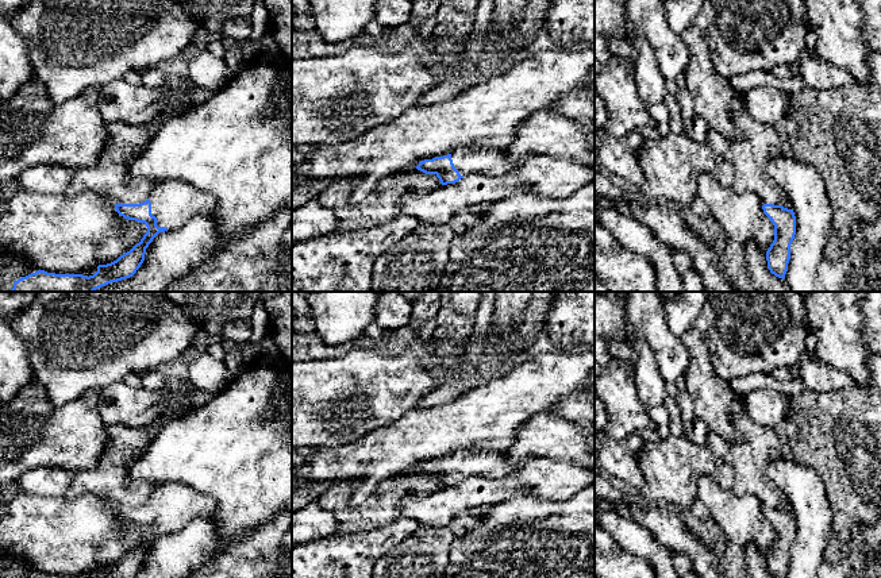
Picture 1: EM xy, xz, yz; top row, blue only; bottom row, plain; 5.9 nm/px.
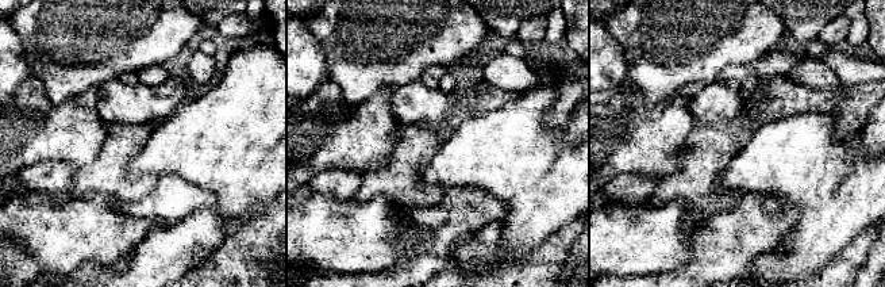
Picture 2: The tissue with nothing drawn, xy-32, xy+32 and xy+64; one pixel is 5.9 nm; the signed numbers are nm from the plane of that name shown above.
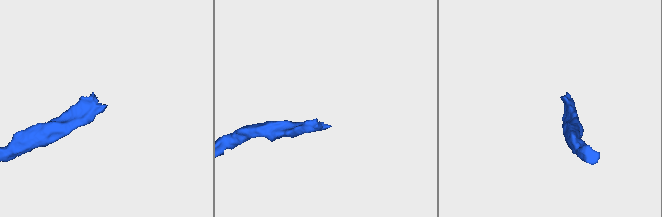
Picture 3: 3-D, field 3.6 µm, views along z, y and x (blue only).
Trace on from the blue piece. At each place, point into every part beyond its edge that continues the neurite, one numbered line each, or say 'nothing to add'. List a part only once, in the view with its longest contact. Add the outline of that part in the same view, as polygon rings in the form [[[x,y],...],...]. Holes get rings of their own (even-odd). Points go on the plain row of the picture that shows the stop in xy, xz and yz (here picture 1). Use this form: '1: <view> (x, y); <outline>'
1: xy (173, 504); [[[182,482],[158,485],[149,502],[157,528],[168,533],[184,529],[193,519],[209,516],[216,510],[216,502],[211,497]]]

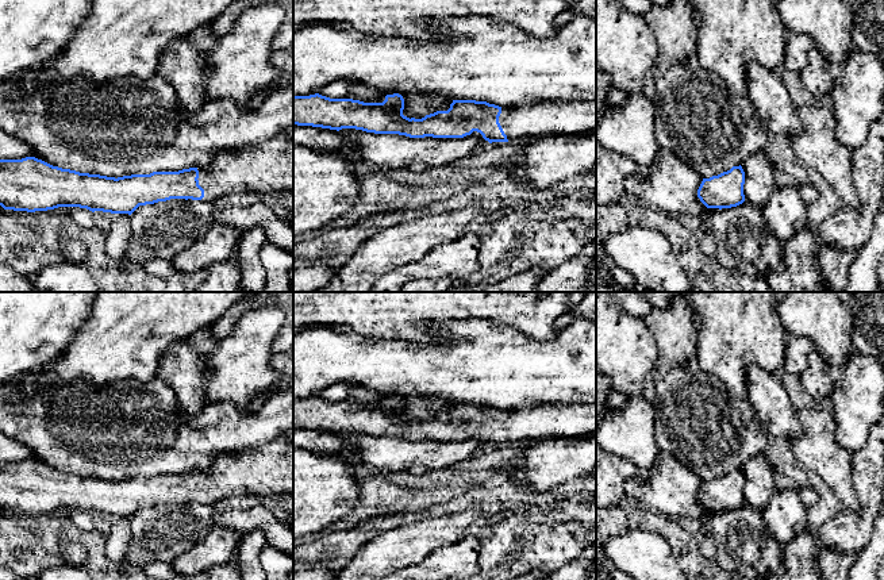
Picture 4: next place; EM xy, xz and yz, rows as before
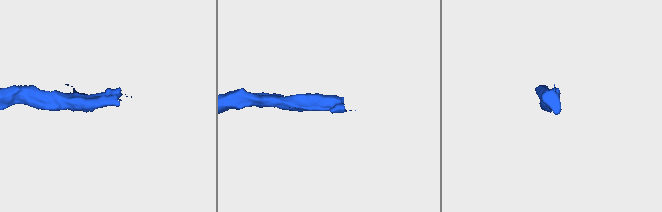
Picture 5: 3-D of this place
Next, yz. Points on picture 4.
nothing to add

